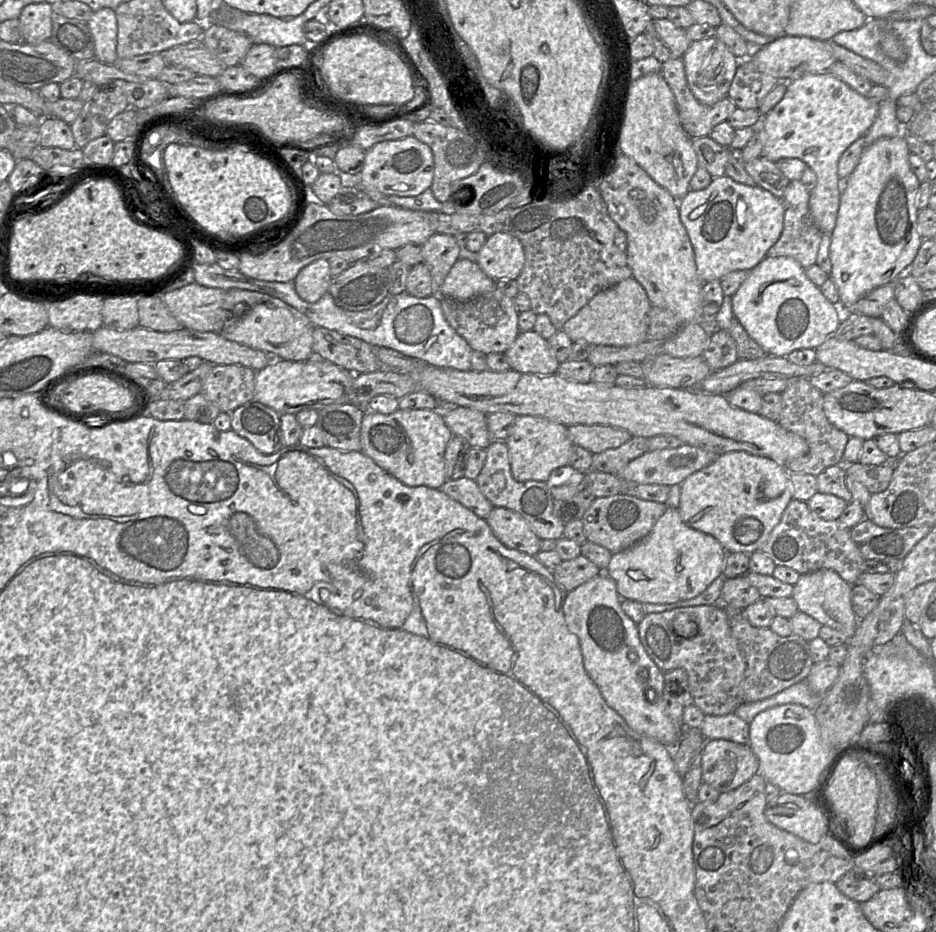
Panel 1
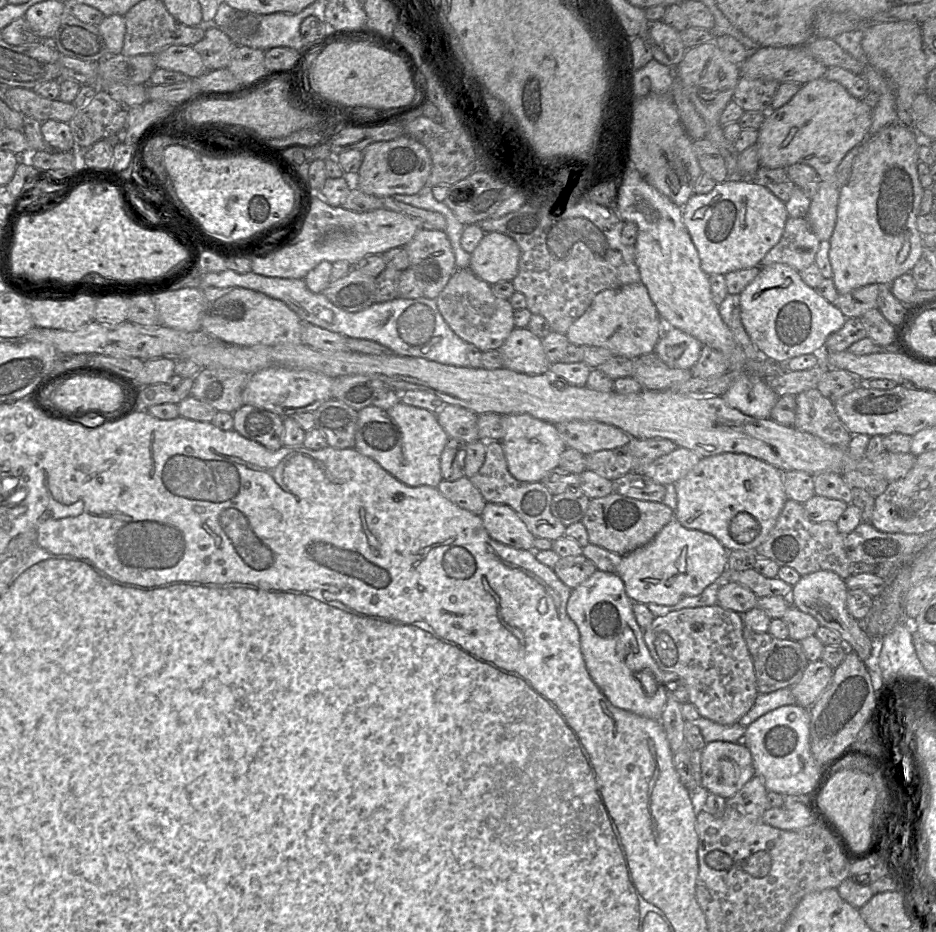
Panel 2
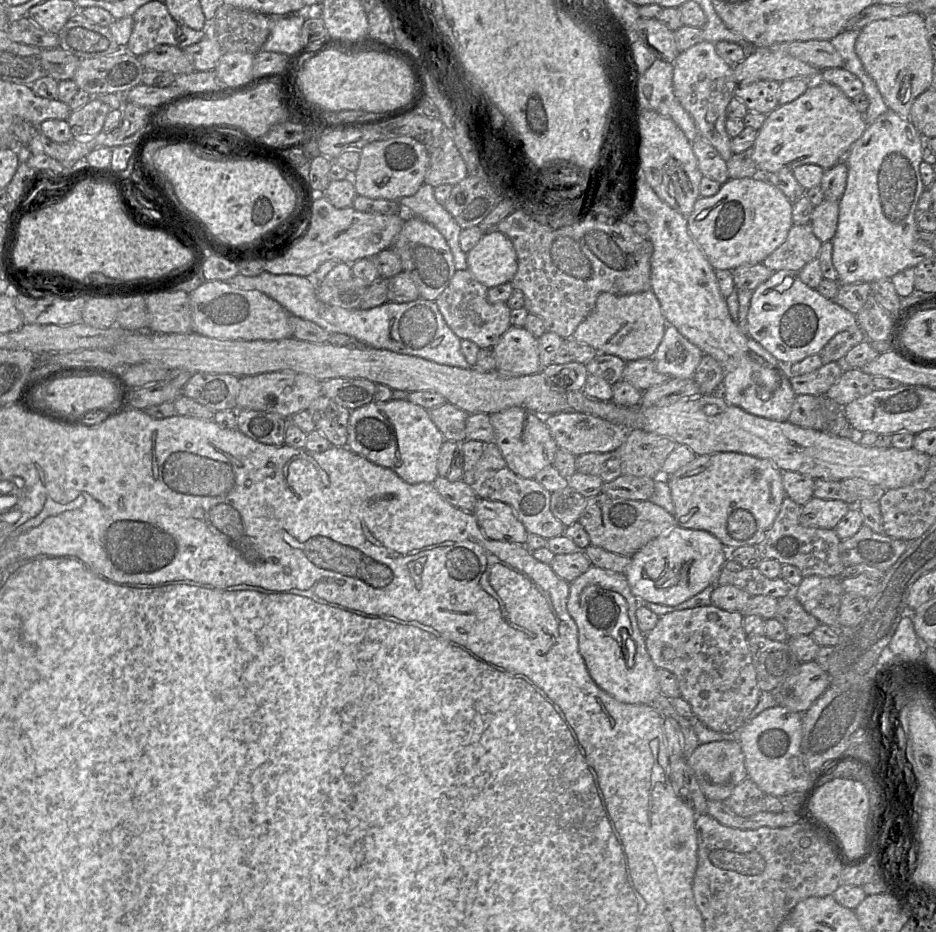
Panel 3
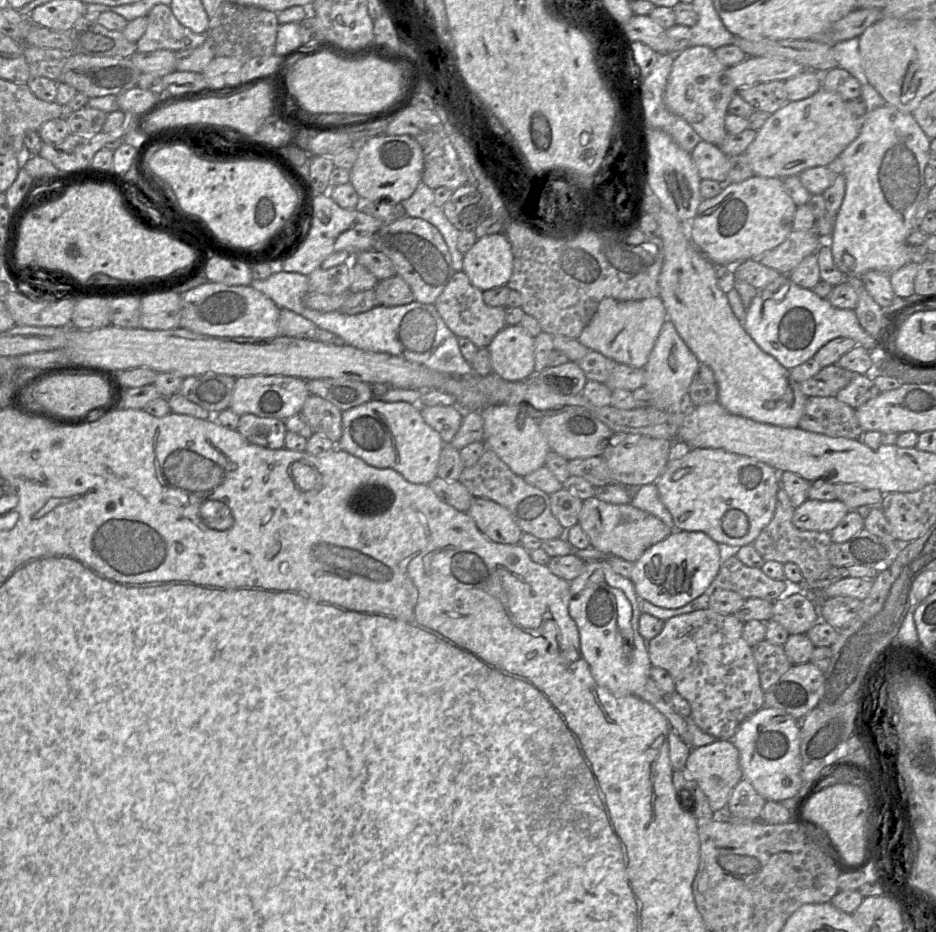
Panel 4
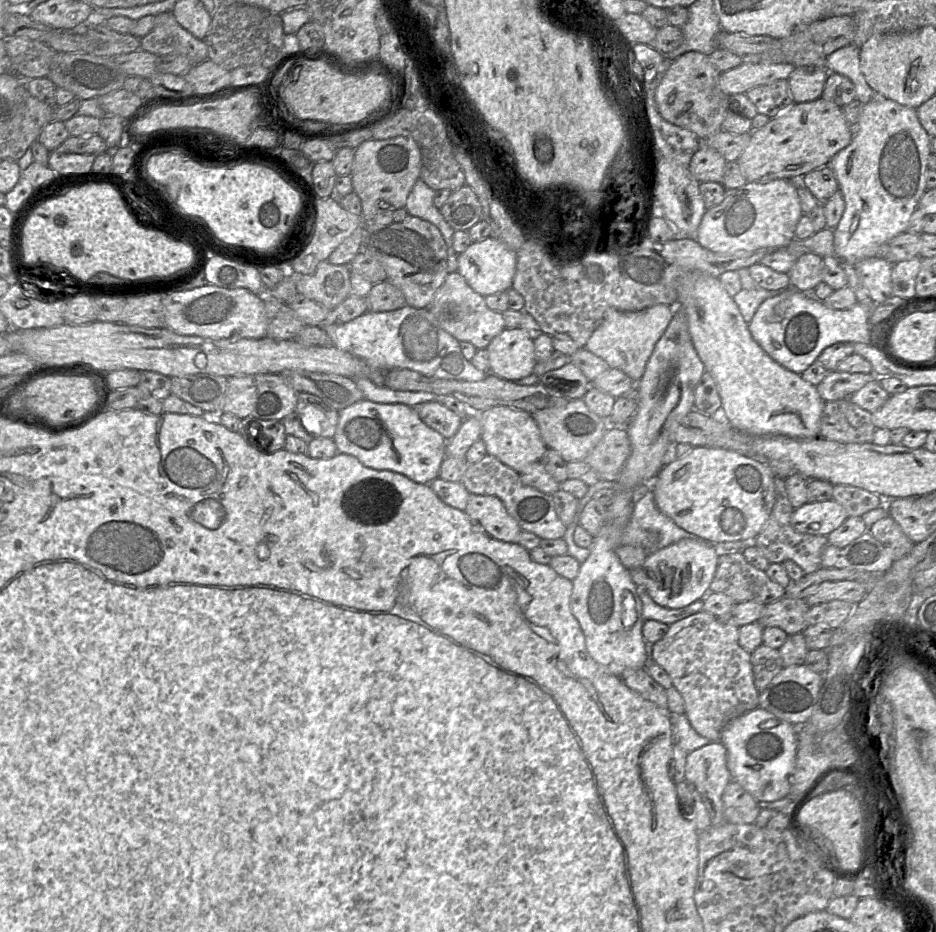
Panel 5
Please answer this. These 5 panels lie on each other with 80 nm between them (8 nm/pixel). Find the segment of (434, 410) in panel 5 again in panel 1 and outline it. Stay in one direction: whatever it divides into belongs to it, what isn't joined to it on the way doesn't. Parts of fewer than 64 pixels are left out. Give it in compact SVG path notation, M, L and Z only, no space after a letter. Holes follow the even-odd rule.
M445 406L442 414L452 433L464 438L471 447L487 449L493 441L484 413L461 406Z

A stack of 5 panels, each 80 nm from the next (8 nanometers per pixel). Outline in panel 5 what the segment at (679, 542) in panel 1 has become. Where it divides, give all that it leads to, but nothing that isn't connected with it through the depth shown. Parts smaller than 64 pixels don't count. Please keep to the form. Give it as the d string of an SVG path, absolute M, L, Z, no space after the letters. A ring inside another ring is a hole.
M697 537L683 538L664 548L647 555L642 569L647 574L646 591L660 606L679 609L704 599L710 592L710 585L715 576L718 558L713 544Z

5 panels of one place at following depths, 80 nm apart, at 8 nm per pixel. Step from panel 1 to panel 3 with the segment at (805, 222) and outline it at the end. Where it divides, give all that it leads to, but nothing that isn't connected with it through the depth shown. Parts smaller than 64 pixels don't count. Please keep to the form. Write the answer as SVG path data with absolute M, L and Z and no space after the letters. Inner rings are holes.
M810 224L793 225L785 241L762 262L773 272L789 270L799 272L816 259L822 242L815 236Z

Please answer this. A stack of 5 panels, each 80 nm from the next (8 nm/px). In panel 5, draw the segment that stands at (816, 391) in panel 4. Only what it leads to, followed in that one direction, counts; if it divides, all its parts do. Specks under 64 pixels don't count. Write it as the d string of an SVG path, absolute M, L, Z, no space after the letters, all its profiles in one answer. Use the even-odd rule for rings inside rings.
M837 370L828 371L824 379L816 385L820 397L826 401L849 398L868 382L877 379L873 373L847 373Z

